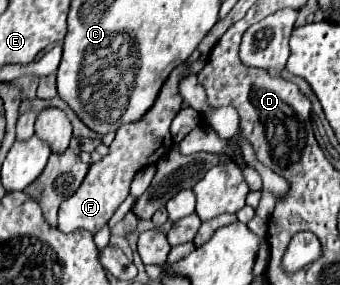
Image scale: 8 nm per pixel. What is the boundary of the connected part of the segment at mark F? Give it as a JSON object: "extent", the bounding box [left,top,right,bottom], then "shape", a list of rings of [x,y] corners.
{"extent":[57,63,191,233],"shape":[[[189,63],[179,65],[169,75],[165,85],[161,87],[161,93],[159,93],[155,105],[149,109],[149,113],[141,121],[123,125],[117,131],[115,141],[109,147],[109,155],[105,155],[99,163],[93,163],[85,181],[81,183],[81,187],[59,205],[59,215],[57,215],[57,229],[59,231],[69,233],[73,229],[87,229],[91,233],[97,233],[111,219],[113,211],[117,211],[117,207],[129,195],[129,185],[131,185],[135,173],[141,167],[155,163],[161,155],[165,155],[169,151],[169,147],[173,147],[169,125],[171,125],[173,117],[181,111],[183,97],[179,95],[179,83],[187,75],[191,75]]]}

